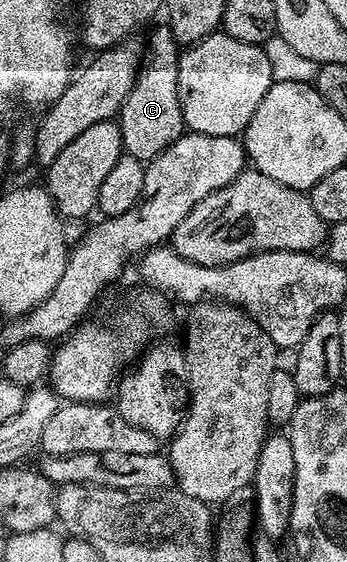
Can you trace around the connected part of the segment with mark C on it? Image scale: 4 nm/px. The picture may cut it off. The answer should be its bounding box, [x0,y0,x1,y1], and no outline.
[118,27,186,163]

